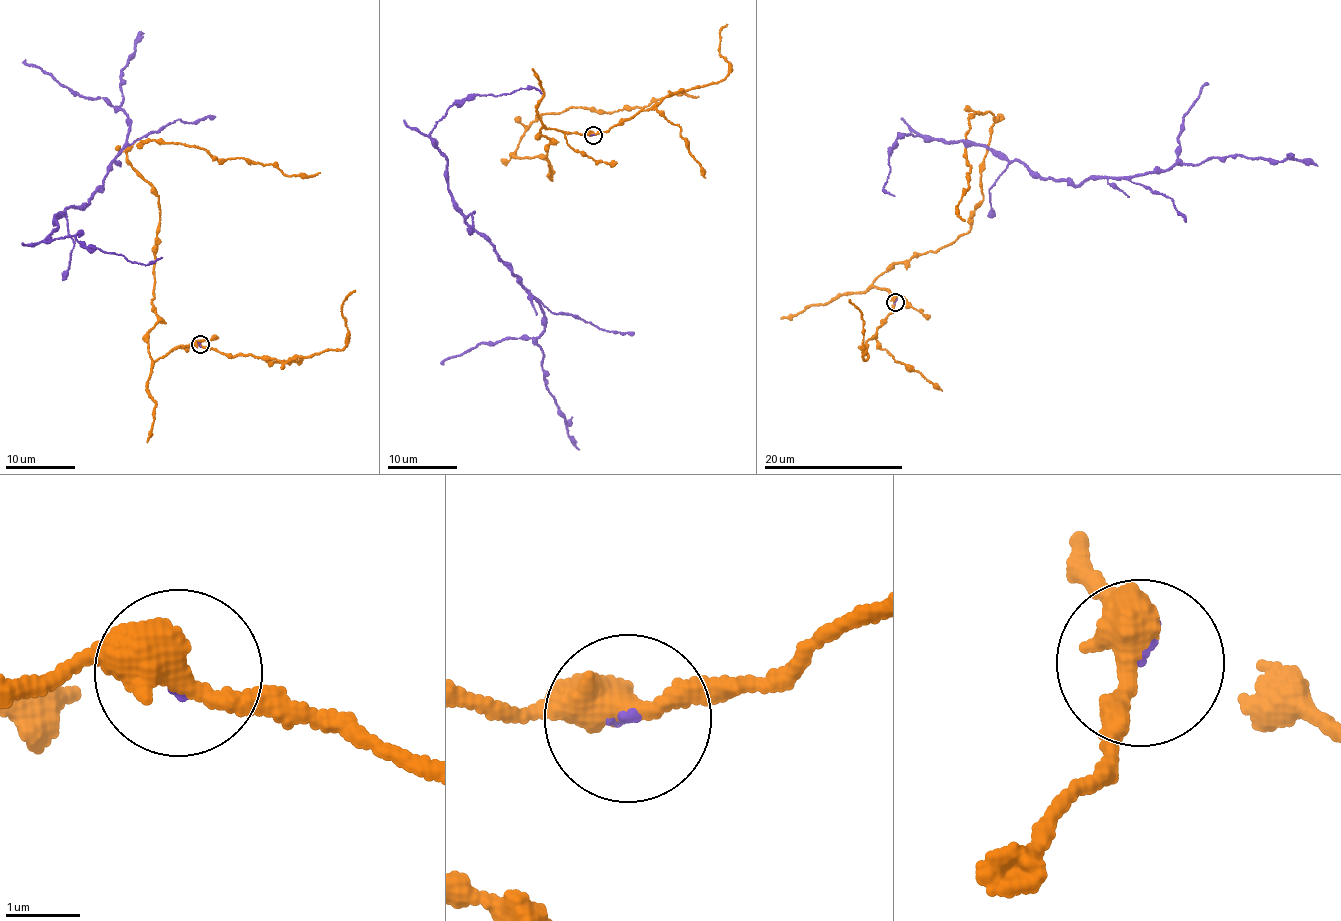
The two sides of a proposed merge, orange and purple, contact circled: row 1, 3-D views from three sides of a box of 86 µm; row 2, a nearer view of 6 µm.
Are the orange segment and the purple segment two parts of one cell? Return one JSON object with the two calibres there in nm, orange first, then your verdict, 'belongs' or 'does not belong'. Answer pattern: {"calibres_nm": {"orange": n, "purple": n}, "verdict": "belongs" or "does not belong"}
{"calibres_nm": {"orange": 440, "purple": 80}, "verdict": "belongs"}

